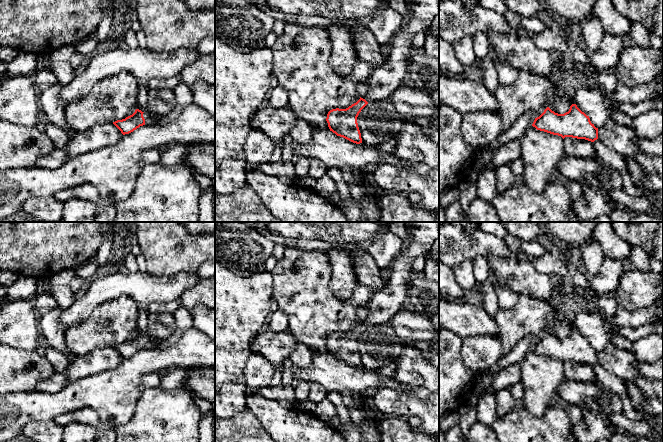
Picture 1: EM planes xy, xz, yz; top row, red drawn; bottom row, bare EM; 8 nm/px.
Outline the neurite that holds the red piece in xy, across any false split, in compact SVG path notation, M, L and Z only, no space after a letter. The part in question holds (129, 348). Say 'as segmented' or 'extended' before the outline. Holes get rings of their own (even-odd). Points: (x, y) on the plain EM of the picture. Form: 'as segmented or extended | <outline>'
extended | M139 333L122 344L117 344L113 348L121 355L123 359L129 358L143 349L151 349L158 345L152 338L144 337Z

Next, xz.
extended | M407 222L409 240L391 265L391 275L384 289L373 292L368 305L368 316L346 333L332 333L326 345L330 355L353 367L362 367L357 341L372 325L389 320L407 306L409 283L414 275L413 263L419 256L427 256L439 238L439 222Z

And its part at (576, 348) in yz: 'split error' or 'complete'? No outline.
split error

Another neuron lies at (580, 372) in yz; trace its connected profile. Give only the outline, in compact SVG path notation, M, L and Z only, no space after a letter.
M565 361L565 379L582 383L597 383L593 366L585 363Z

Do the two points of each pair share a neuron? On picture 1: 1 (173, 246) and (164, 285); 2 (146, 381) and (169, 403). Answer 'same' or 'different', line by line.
1: different
2: different

